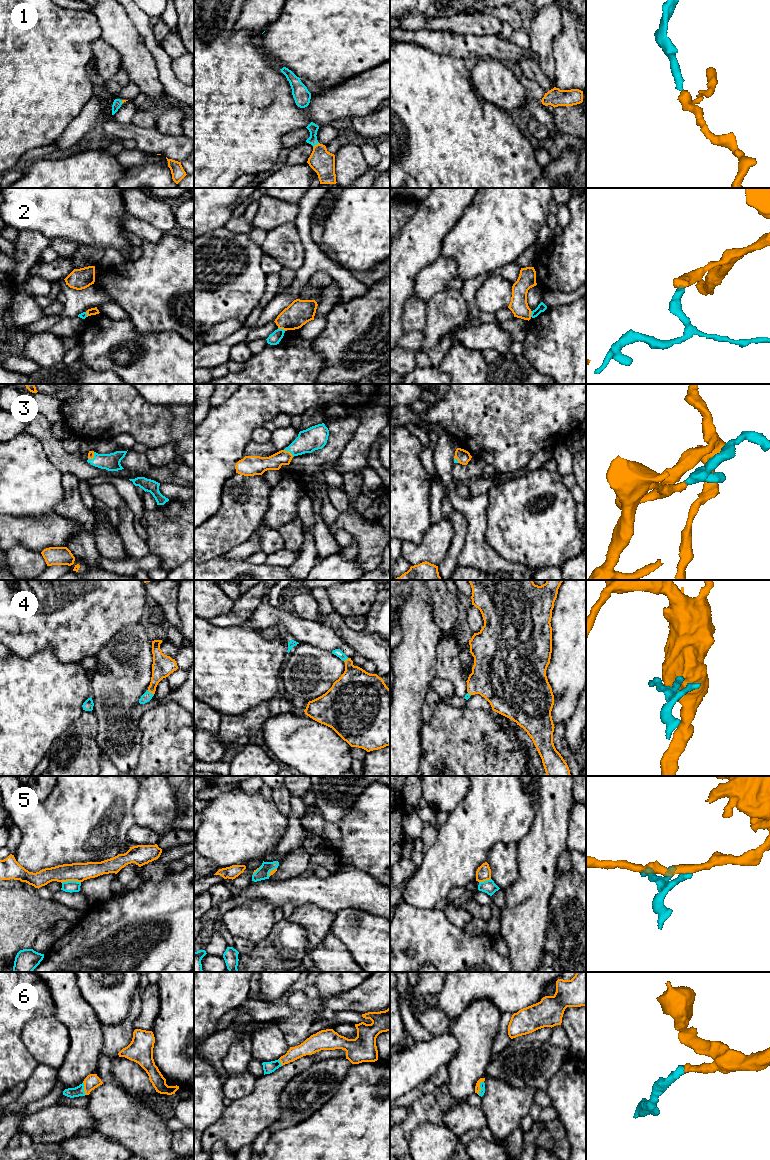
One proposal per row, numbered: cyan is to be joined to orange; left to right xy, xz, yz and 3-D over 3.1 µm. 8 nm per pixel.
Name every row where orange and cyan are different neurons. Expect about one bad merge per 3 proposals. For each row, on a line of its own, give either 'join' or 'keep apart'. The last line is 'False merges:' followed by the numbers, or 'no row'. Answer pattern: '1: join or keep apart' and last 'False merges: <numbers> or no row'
1: join
2: keep apart
3: join
4: join
5: keep apart
6: join
False merges: 2, 5

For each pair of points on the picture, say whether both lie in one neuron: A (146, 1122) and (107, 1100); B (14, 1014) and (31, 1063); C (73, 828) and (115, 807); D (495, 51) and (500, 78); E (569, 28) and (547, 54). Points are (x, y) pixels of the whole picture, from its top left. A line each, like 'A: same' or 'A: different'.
A: same
B: same
C: same
D: different
E: different

